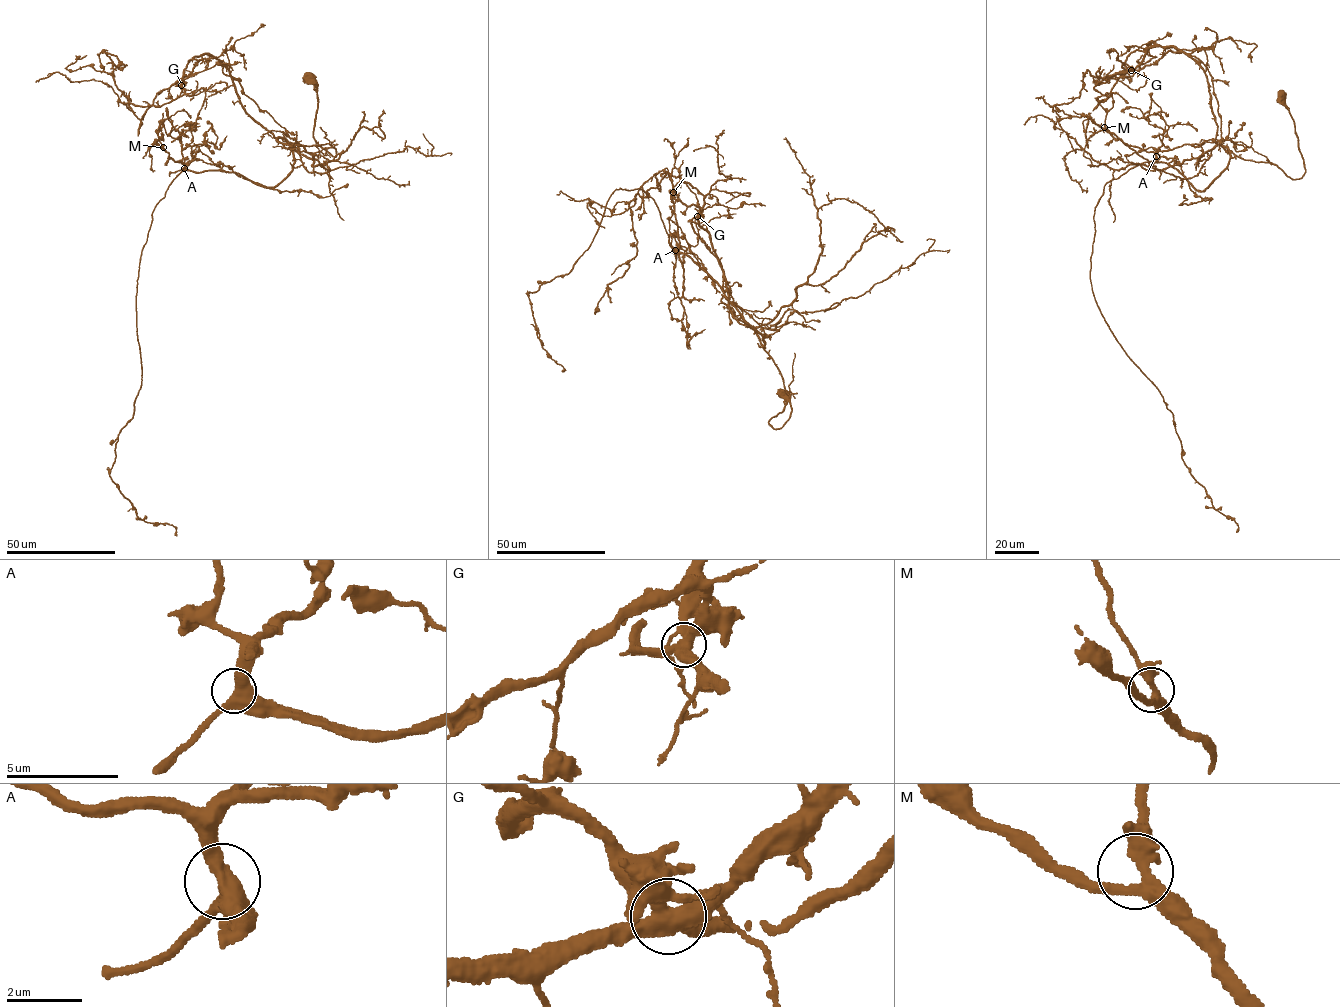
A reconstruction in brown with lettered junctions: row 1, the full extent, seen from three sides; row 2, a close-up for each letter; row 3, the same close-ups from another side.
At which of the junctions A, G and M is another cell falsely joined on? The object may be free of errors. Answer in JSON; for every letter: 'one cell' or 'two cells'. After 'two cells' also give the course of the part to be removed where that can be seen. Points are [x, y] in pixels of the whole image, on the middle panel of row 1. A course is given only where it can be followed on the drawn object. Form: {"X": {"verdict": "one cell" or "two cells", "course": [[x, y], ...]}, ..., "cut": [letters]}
{"A": {"verdict": "one cell"}, "G": {"verdict": "two cells", "course": [[698, 216], [700, 207], [681, 202], [667, 174], [659, 190], [638, 193], [629, 203], [637, 255], [594, 311]]}, "M": {"verdict": "one cell"}, "cut": ["G"]}

